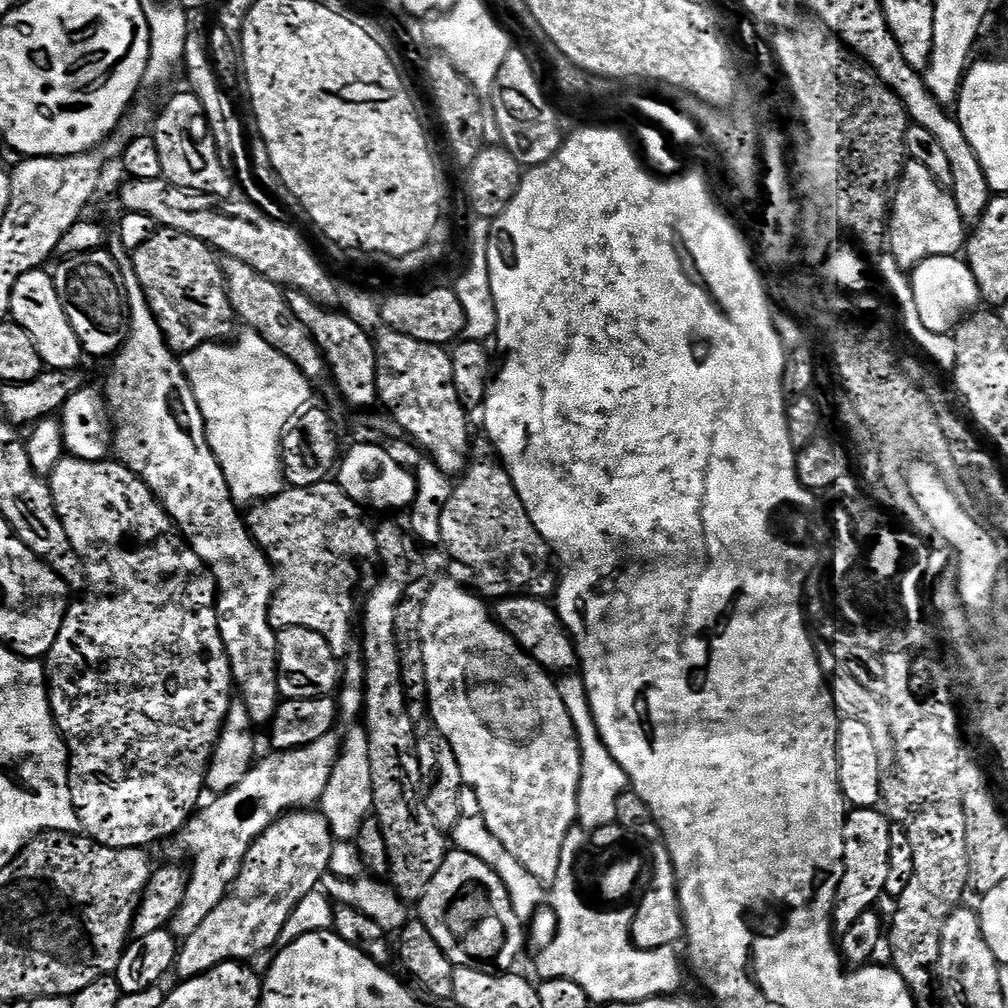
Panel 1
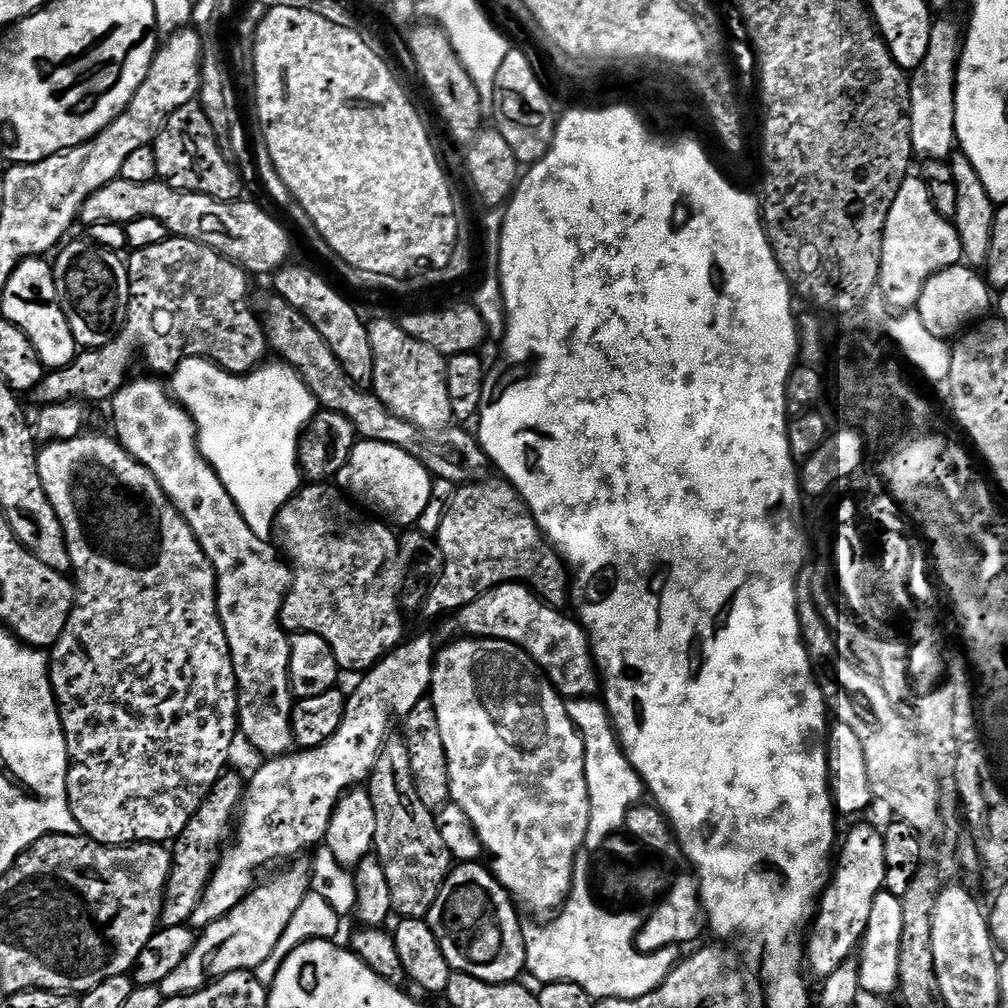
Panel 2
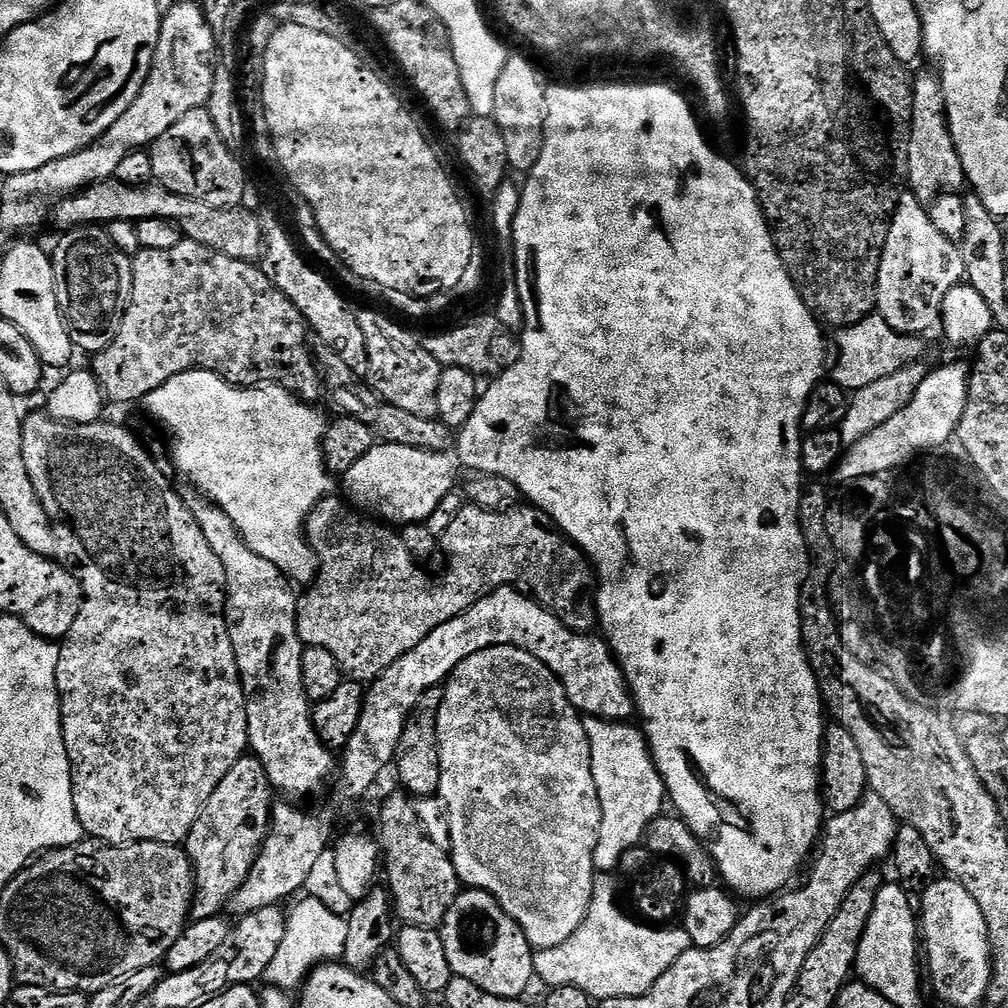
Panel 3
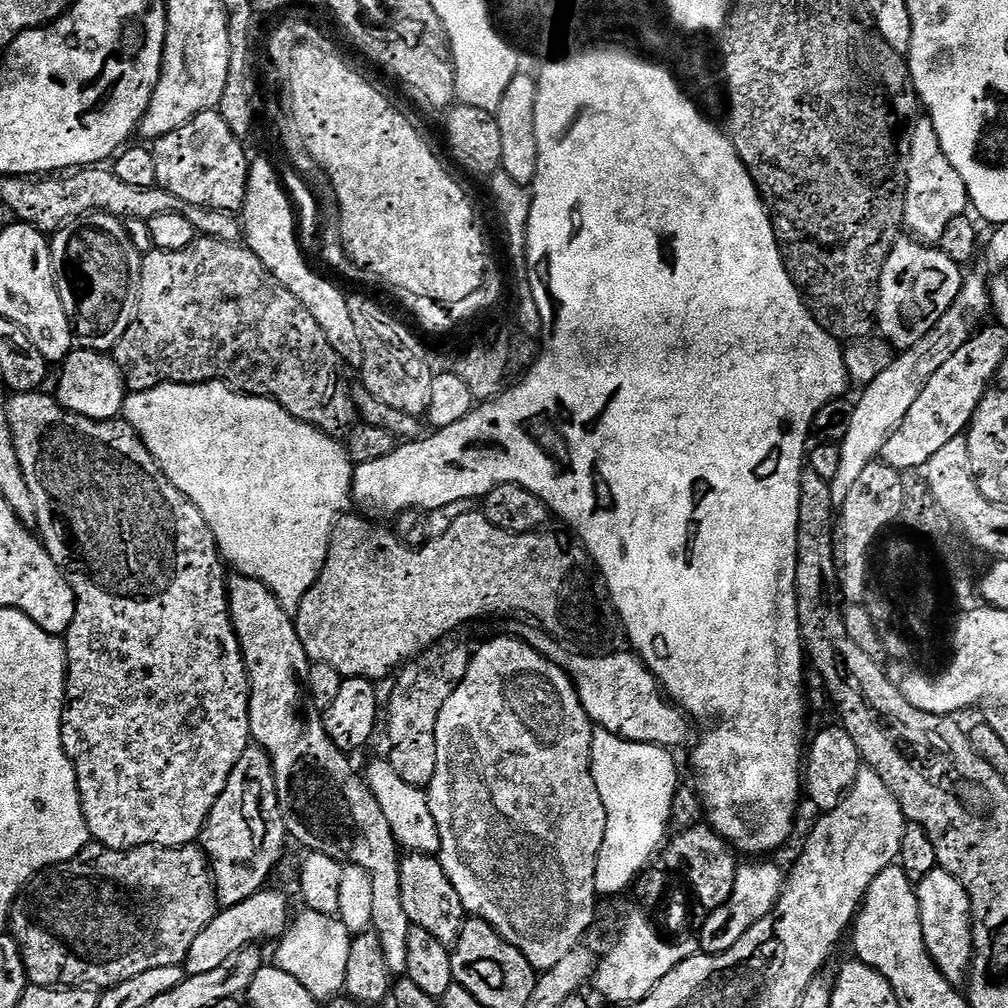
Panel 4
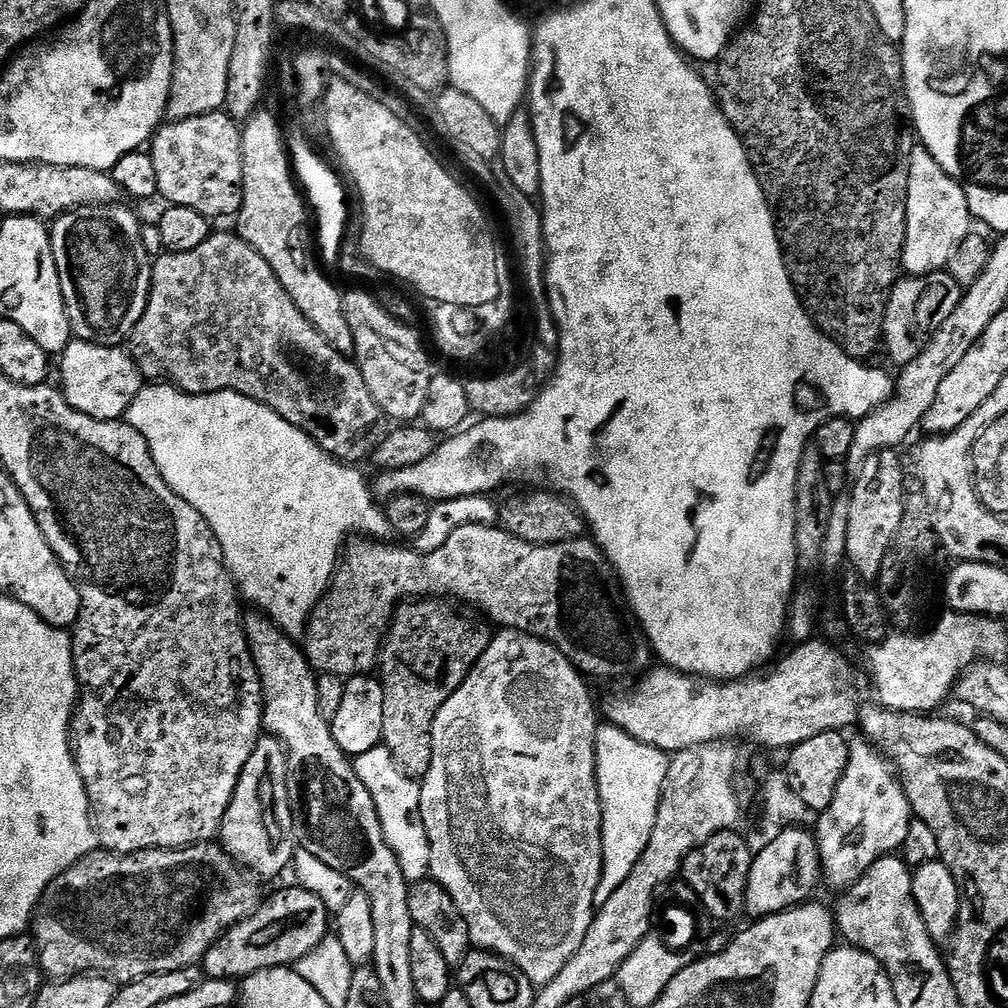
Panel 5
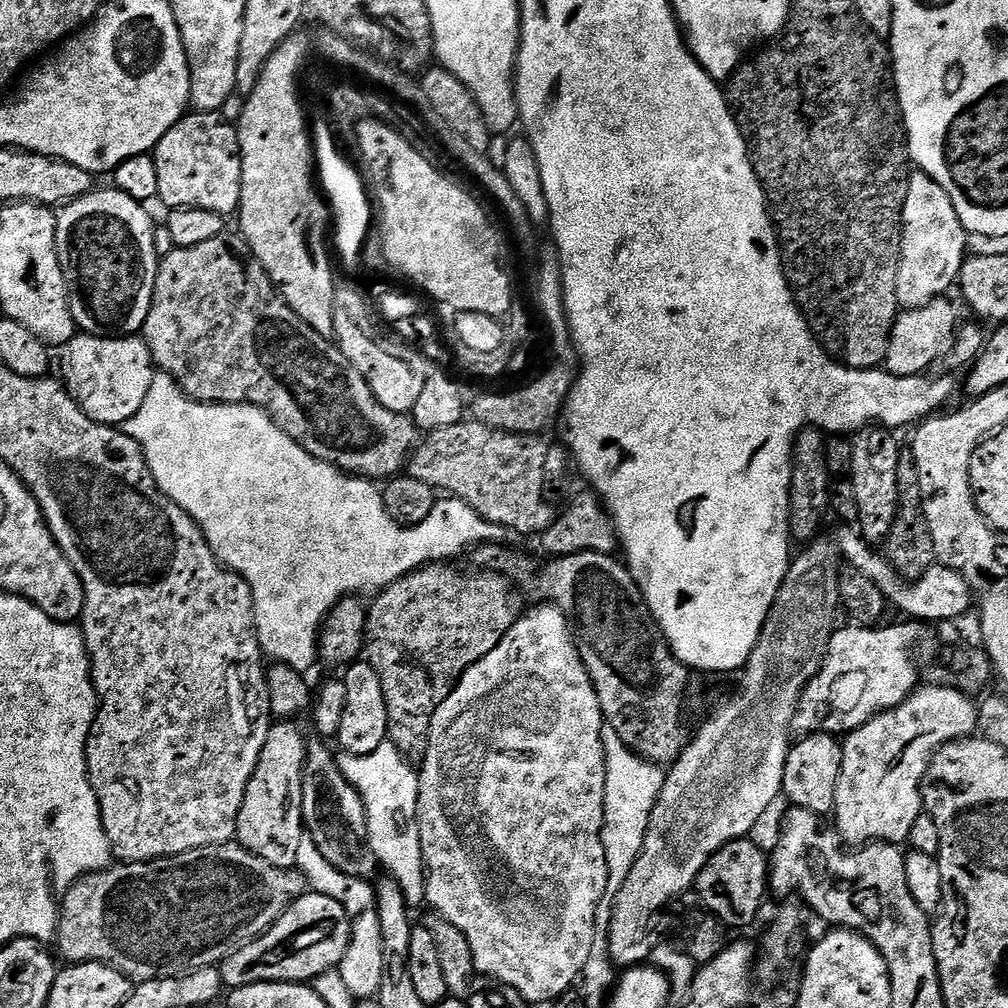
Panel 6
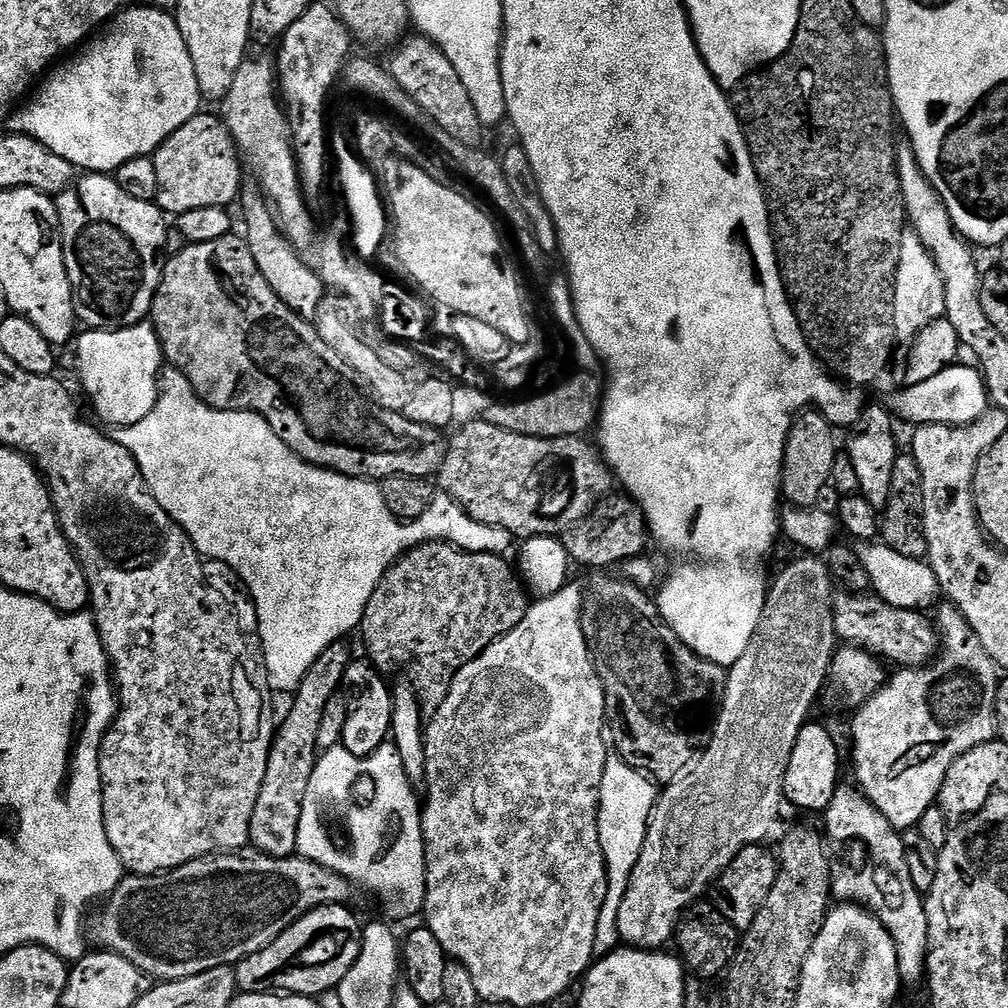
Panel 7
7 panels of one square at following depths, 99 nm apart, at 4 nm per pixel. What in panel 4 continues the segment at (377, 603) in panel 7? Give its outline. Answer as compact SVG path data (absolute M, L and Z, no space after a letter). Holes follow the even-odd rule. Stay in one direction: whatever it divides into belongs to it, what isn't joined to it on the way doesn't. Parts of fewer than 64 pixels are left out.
M448 638L435 645L434 650L409 663L395 677L397 680L392 688L392 697L389 700L387 697L386 700L386 720L388 716L386 759L390 766L394 766L394 774L398 774L402 782L410 782L410 786L415 788L427 789L429 782L434 778L434 769L438 767L436 737L438 714L442 714L446 698L450 698L450 694L454 694L462 678L466 678L470 661L472 661L470 648L459 644L456 638Z

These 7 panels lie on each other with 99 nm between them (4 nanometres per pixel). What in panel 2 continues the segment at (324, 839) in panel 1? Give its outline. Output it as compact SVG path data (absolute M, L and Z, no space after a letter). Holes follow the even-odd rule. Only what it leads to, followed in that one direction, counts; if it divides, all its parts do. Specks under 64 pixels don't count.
M296 858L287 865L288 868L285 872L280 872L277 876L272 876L267 880L267 878L261 879L257 883L256 887L253 888L250 895L246 898L242 898L242 902L238 906L234 906L234 910L230 910L230 914L226 914L226 918L218 918L218 922L214 922L210 926L206 926L196 937L196 945L190 950L190 954L186 954L186 958L182 962L182 966L178 966L178 970L174 970L174 974L166 974L166 978L162 978L162 982L158 985L160 992L163 996L189 996L194 994L198 990L202 990L207 986L207 984L212 984L219 976L225 976L226 974L234 974L235 972L252 972L253 969L262 965L262 962L266 958L270 957L273 953L275 946L278 944L278 940L282 938L282 934L285 933L286 928L290 925L290 920L293 918L294 914L298 911L298 906L302 905L302 900L306 898L308 892L312 891L312 865L307 859Z

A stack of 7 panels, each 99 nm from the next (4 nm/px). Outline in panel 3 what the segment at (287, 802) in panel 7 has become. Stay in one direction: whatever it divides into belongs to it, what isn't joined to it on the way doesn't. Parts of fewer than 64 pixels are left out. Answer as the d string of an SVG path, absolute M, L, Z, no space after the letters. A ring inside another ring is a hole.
M246 754L234 762L230 774L218 782L218 790L214 790L206 806L202 806L202 814L198 814L198 822L194 822L186 841L188 860L192 864L192 879L196 881L190 913L193 921L220 916L242 882L246 882L268 836L273 803L272 783L257 756Z

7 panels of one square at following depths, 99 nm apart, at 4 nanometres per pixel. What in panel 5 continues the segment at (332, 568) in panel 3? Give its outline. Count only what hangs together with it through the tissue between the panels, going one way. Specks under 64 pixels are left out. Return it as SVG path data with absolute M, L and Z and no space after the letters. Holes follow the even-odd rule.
M460 524L443 546L425 553L412 546L399 548L396 544L384 544L388 542L380 538L349 539L328 591L308 619L302 644L308 663L325 676L351 678L371 673L377 667L384 634L399 605L413 598L451 598L469 609L479 610L493 625L500 624L496 626L501 629L524 632L553 644L585 677L636 678L653 667L654 653L648 635L632 613L627 596L622 594L612 563L591 539L531 544L499 526L491 528L490 524Z

